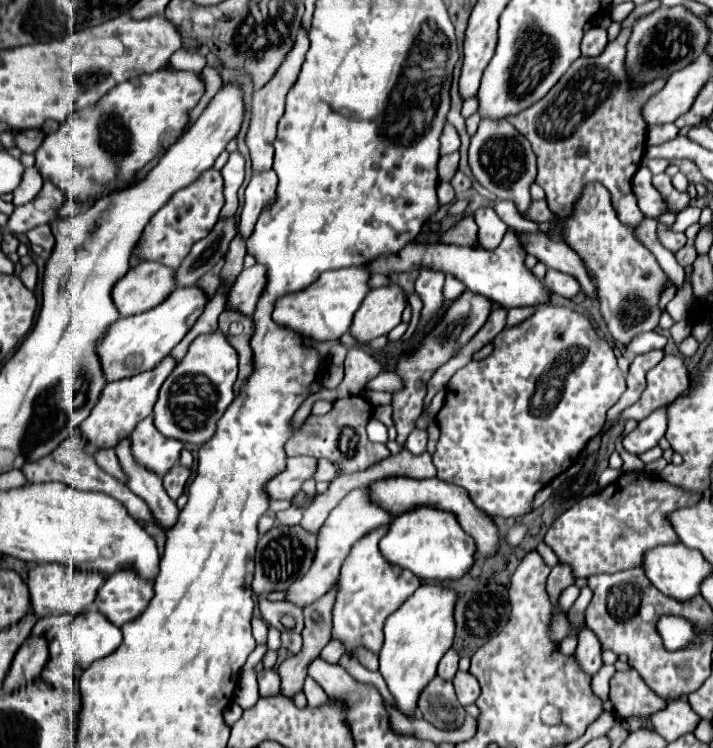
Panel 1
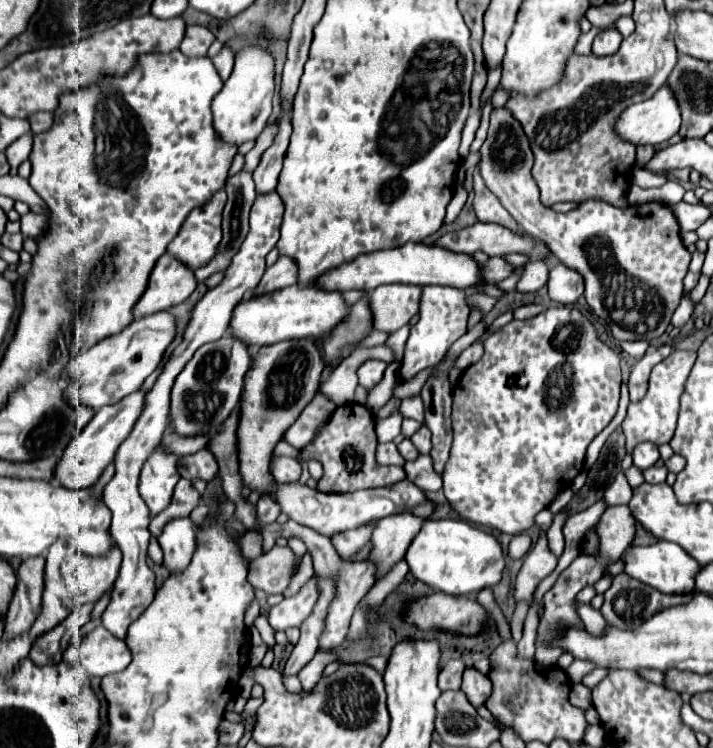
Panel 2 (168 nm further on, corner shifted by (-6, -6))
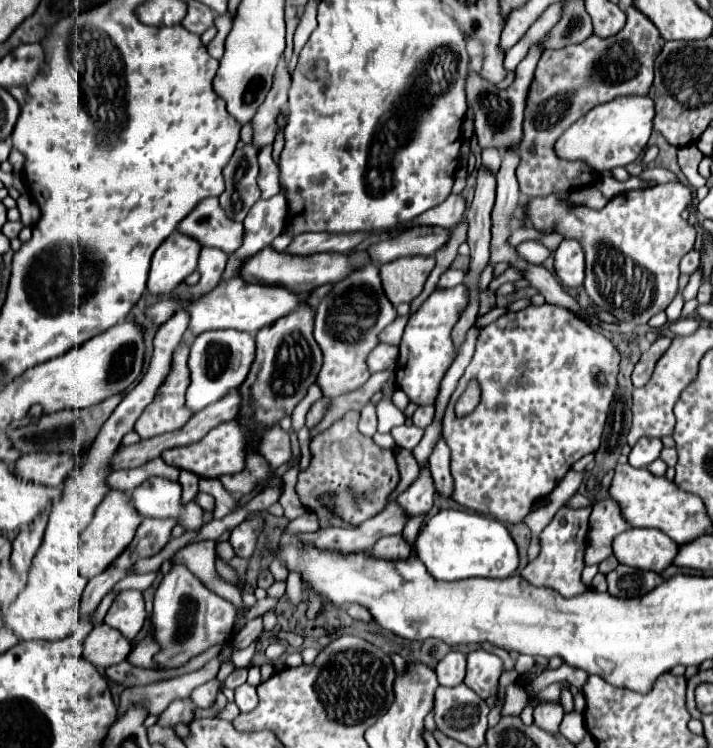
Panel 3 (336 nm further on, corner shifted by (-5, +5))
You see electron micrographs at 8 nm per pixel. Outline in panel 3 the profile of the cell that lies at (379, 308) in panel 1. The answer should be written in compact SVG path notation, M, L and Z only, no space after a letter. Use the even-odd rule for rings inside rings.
M401 257L395 259L391 263L385 263L379 267L379 275L381 275L381 283L383 283L383 291L389 297L389 301L397 307L399 303L411 303L421 291L423 285L429 277L429 273L435 267L435 257Z

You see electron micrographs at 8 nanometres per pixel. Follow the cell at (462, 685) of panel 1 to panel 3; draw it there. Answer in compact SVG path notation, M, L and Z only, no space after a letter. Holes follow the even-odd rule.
M477 649L467 655L467 677L463 683L473 689L479 697L487 699L491 695L497 695L497 681L501 673L501 659L485 649Z

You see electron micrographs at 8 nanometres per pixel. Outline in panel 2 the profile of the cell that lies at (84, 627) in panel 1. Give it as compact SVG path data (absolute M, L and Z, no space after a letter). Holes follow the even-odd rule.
M104 626L88 632L80 642L80 664L90 676L102 678L122 672L130 660L130 648L126 642L112 636Z

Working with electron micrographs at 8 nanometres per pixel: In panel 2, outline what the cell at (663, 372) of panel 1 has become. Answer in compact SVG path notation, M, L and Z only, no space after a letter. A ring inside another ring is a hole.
M674 350L666 360L662 360L658 366L654 366L650 374L650 386L642 400L628 404L628 414L622 422L624 434L626 434L626 452L632 454L636 444L640 442L654 442L656 446L668 444L676 430L676 418L678 418L678 400L684 392L684 382L694 366L696 352L688 350Z

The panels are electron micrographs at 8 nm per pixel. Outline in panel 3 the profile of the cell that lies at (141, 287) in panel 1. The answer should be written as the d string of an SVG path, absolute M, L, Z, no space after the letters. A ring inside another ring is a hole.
M173 231L153 253L147 291L151 295L173 293L197 269L199 251L201 245L195 239Z

